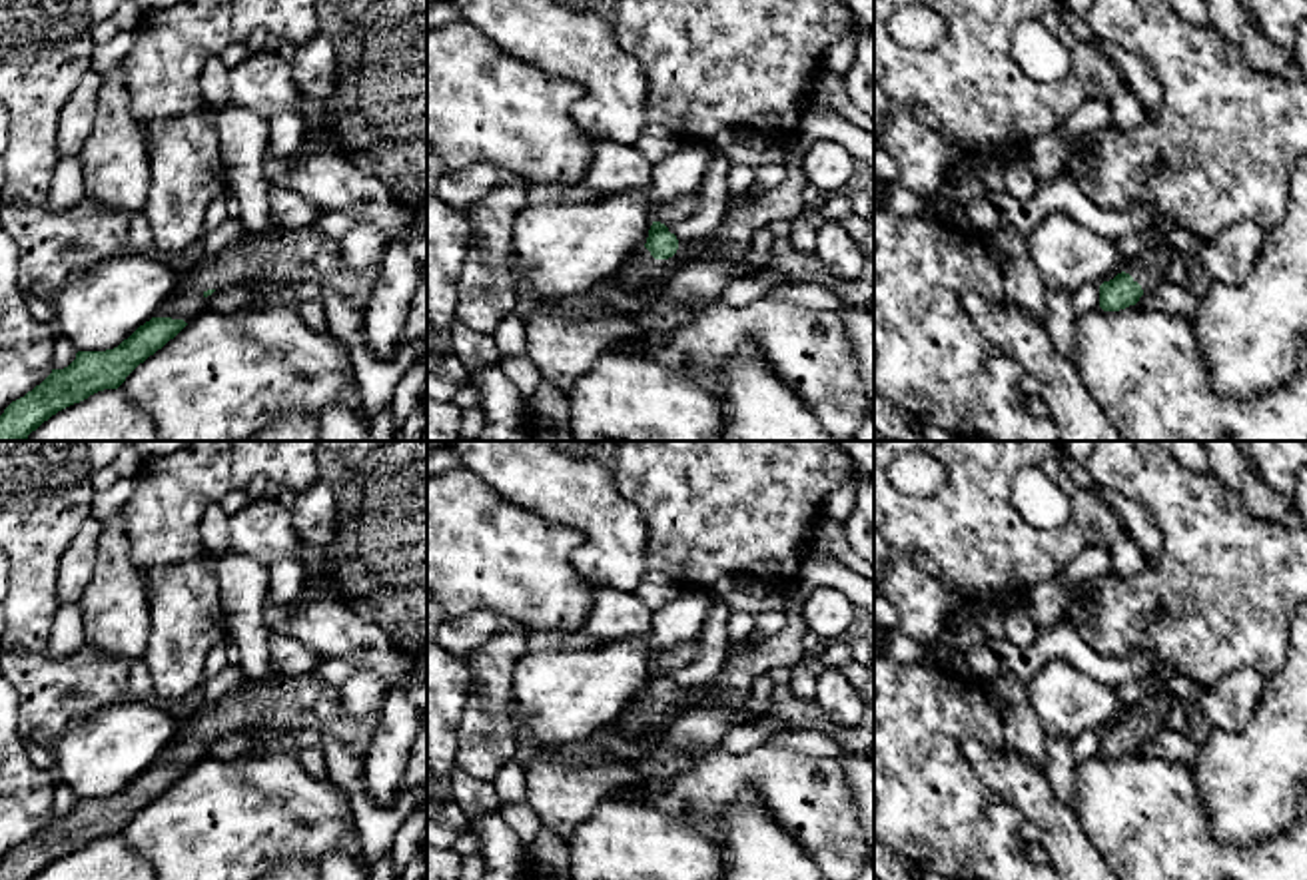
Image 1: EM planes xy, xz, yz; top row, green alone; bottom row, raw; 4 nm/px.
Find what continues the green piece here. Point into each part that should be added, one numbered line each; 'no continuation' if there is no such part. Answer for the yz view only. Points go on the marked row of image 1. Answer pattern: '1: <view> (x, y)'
1: yz (1148, 270)

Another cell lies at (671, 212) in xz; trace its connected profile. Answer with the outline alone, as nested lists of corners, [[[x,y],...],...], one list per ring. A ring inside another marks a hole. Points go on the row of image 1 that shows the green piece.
[[[682,196],[674,202],[654,204],[653,214],[656,221],[670,225],[690,218],[700,208],[700,196]]]

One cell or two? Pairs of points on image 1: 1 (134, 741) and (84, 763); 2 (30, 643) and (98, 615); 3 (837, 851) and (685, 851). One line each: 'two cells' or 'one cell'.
1: one cell
2: two cells
3: two cells

